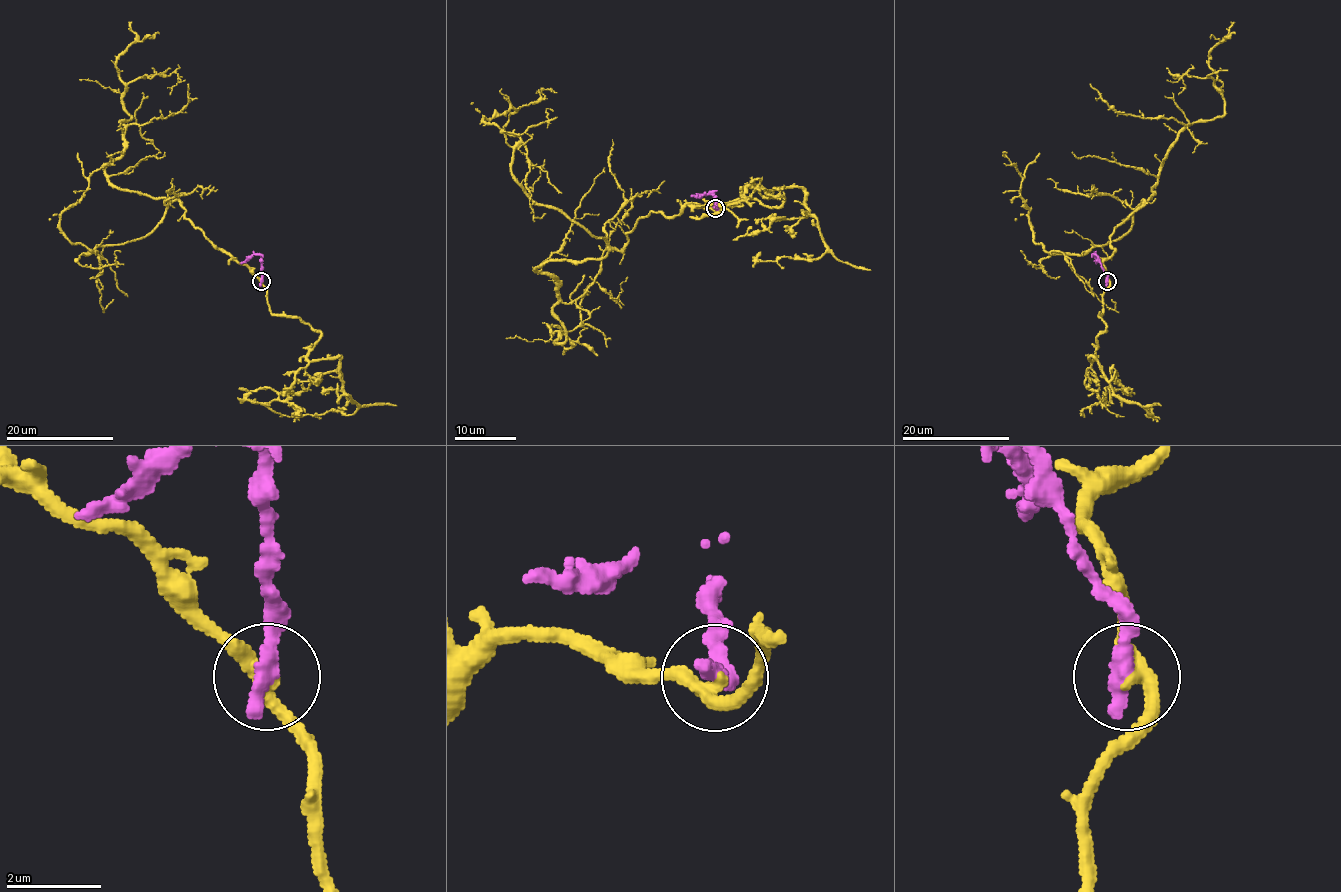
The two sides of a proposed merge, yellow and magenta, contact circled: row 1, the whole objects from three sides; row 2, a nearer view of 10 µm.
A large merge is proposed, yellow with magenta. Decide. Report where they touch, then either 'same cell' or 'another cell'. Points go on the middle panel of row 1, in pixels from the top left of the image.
at (715, 208); another cell

